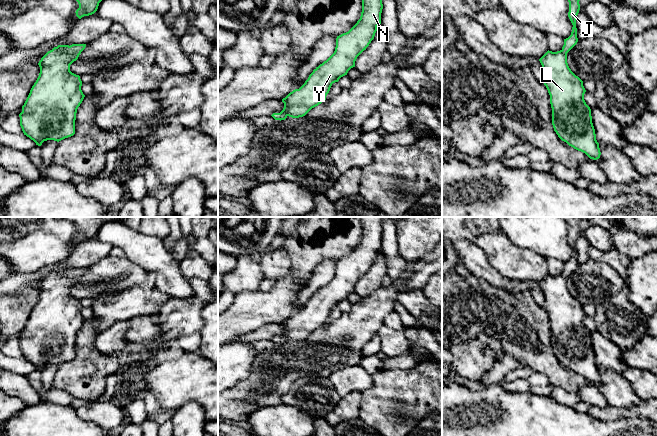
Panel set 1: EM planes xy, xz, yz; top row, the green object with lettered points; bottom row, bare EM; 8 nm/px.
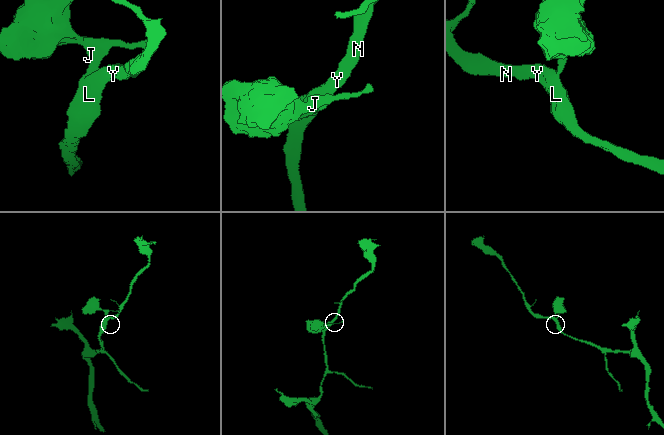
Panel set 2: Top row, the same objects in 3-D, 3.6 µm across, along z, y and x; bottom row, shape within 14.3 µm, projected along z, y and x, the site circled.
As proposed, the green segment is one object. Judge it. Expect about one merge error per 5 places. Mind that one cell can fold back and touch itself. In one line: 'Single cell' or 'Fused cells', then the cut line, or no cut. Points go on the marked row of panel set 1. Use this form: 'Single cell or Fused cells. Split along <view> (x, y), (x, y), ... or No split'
Single cell. No split

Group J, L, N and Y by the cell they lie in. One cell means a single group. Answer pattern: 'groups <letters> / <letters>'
groups J L N Y

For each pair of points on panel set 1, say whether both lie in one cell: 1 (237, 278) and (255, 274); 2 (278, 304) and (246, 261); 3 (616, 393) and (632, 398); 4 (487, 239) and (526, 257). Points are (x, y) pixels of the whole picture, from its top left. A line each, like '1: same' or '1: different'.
1: same
2: different
3: same
4: same

